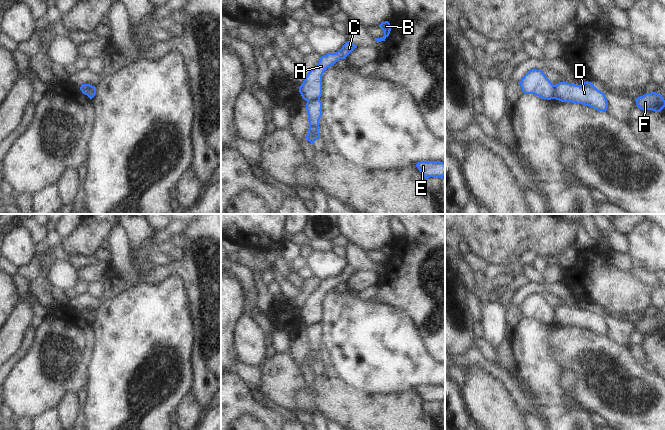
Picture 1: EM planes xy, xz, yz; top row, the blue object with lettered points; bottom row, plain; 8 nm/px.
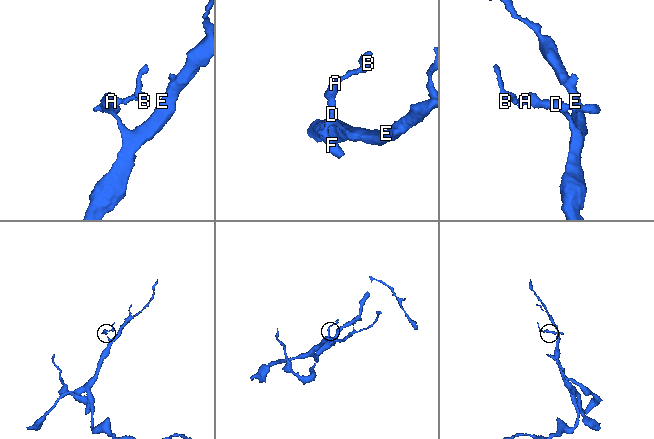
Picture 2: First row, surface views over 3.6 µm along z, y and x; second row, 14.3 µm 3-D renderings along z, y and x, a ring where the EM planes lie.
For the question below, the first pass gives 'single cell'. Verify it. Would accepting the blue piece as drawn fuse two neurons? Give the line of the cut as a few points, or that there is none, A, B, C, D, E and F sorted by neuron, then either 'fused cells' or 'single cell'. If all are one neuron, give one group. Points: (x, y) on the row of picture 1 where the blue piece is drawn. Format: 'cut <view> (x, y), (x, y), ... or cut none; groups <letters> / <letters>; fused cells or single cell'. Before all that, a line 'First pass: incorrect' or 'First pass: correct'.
First pass: incorrect
cut yz (555, 85), (553, 98); groups A B C / D E F; fused cells

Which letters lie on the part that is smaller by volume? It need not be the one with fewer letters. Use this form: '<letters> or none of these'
A, B, C.

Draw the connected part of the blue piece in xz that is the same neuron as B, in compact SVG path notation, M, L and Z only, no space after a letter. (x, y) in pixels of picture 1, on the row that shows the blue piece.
M388 21L382 22L379 27L384 31L384 36L380 38L375 38L377 42L385 41L385 39L389 36L391 31L391 25Z

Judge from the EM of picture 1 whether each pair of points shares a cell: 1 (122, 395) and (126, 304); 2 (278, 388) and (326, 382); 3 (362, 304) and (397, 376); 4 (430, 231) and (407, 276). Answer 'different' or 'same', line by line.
1: same
2: same
3: same
4: same

